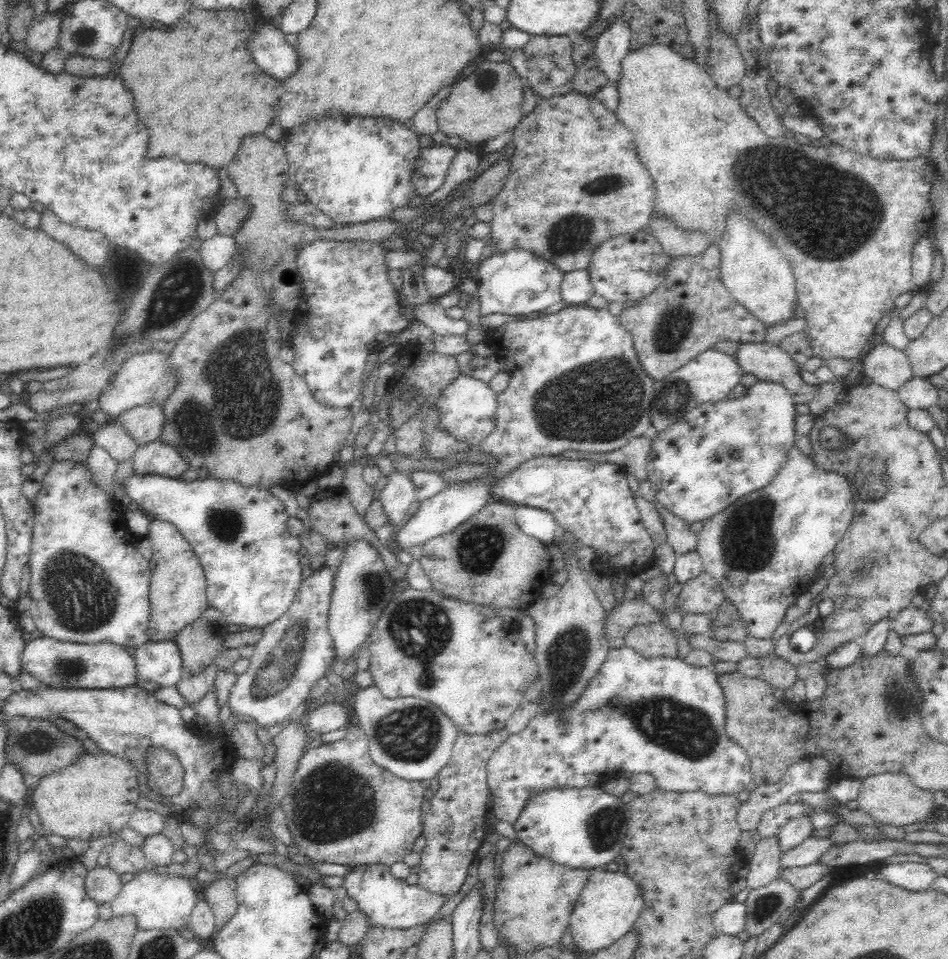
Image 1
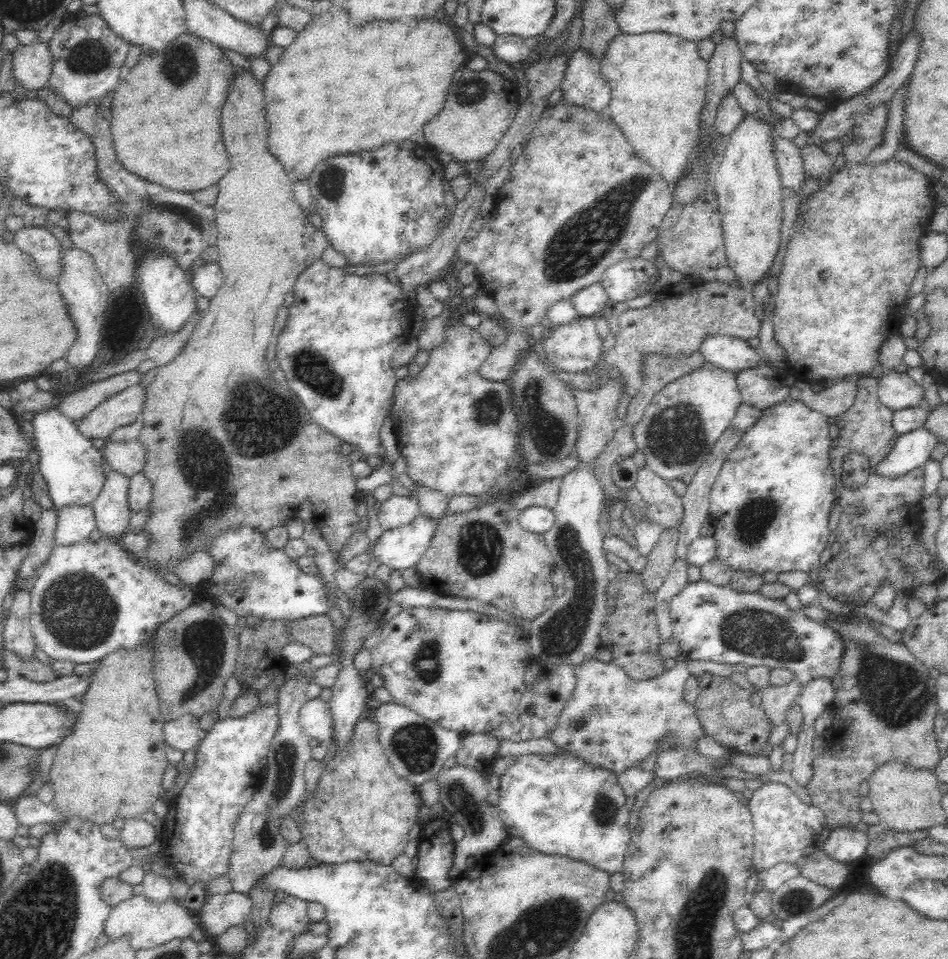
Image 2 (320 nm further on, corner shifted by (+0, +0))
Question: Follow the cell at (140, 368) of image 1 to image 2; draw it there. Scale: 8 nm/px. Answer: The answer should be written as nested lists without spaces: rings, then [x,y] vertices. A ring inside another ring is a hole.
[[[141,385],[131,386],[98,404],[98,406],[93,408],[84,418],[80,418],[80,420],[76,422],[76,428],[91,441],[95,438],[108,441],[113,430],[116,430],[119,426],[126,426],[138,418],[142,412],[142,408],[144,408],[144,400],[144,388],[142,388]]]

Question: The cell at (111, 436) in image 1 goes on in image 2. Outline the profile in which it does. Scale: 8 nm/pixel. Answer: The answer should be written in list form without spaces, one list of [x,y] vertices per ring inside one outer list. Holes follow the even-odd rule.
[[[112,469],[105,478],[100,495],[90,504],[102,541],[118,540],[127,530],[131,517],[128,509],[128,484],[128,477]]]

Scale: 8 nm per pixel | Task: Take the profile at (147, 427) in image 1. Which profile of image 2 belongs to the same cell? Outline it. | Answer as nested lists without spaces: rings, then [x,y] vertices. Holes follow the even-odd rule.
[[[138,439],[130,442],[106,441],[100,451],[111,469],[128,478],[143,470],[146,453]]]

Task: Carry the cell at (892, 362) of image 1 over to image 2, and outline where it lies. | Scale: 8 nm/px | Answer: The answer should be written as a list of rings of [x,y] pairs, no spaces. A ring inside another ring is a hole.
[[[896,369],[888,370],[878,379],[880,402],[892,412],[914,408],[925,403],[924,389],[906,375],[904,369],[901,373],[896,372]]]

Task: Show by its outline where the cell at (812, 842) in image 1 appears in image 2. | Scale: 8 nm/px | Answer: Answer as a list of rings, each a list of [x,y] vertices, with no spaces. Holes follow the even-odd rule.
[[[850,827],[832,829],[823,851],[838,862],[850,863],[867,855],[870,839],[868,832],[860,832]]]

